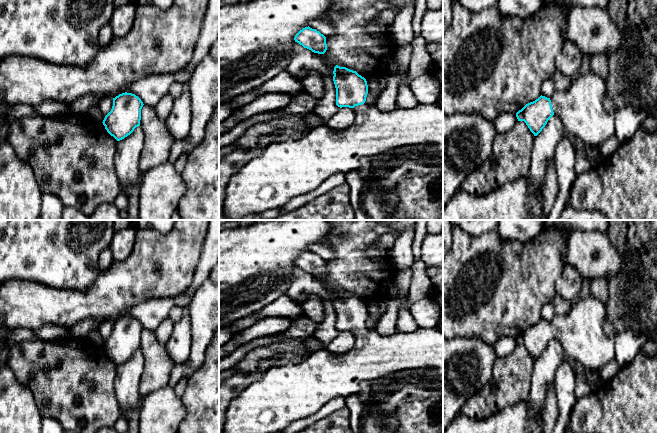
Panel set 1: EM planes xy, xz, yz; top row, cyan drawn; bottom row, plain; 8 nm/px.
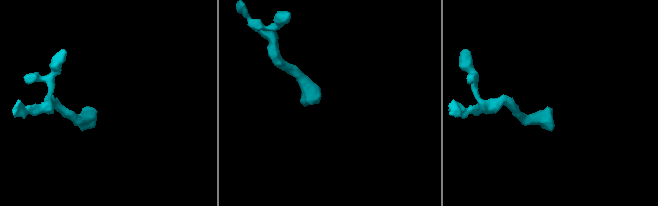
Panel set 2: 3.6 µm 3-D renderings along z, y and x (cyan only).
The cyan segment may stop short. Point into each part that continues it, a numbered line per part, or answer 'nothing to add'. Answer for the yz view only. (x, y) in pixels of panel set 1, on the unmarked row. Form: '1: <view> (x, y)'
1: yz (581, 332)

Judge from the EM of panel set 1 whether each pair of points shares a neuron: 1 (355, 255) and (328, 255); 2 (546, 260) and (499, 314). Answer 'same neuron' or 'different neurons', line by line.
1: different neurons
2: same neuron

